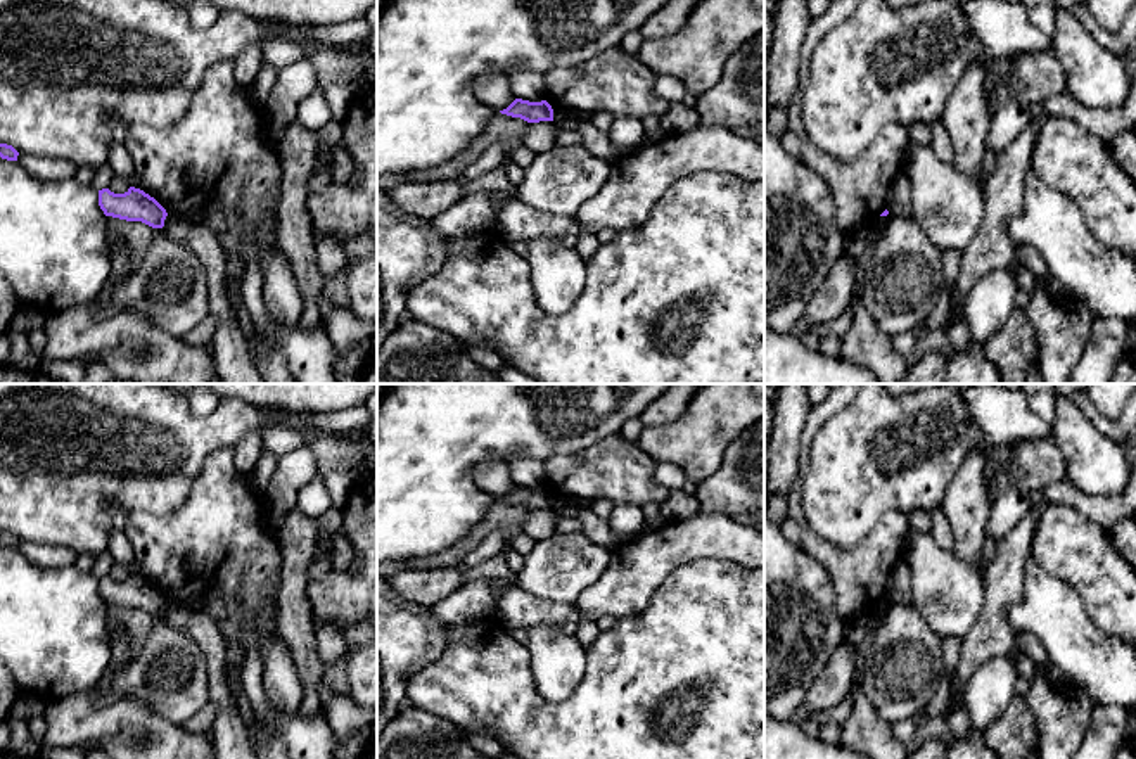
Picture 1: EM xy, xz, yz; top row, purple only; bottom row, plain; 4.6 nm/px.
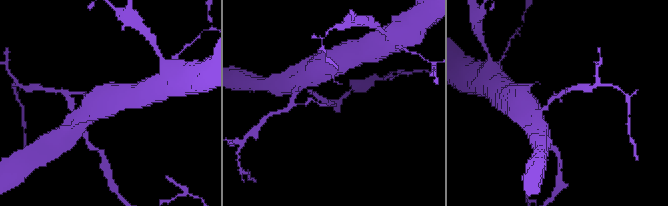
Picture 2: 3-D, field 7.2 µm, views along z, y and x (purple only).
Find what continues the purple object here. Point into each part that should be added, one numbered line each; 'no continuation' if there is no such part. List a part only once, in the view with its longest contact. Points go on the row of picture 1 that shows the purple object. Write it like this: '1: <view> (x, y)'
no continuation

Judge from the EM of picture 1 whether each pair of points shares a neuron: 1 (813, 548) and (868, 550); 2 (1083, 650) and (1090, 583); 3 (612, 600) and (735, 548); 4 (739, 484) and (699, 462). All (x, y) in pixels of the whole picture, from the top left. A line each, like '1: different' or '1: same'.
1: same
2: different
3: same
4: different

